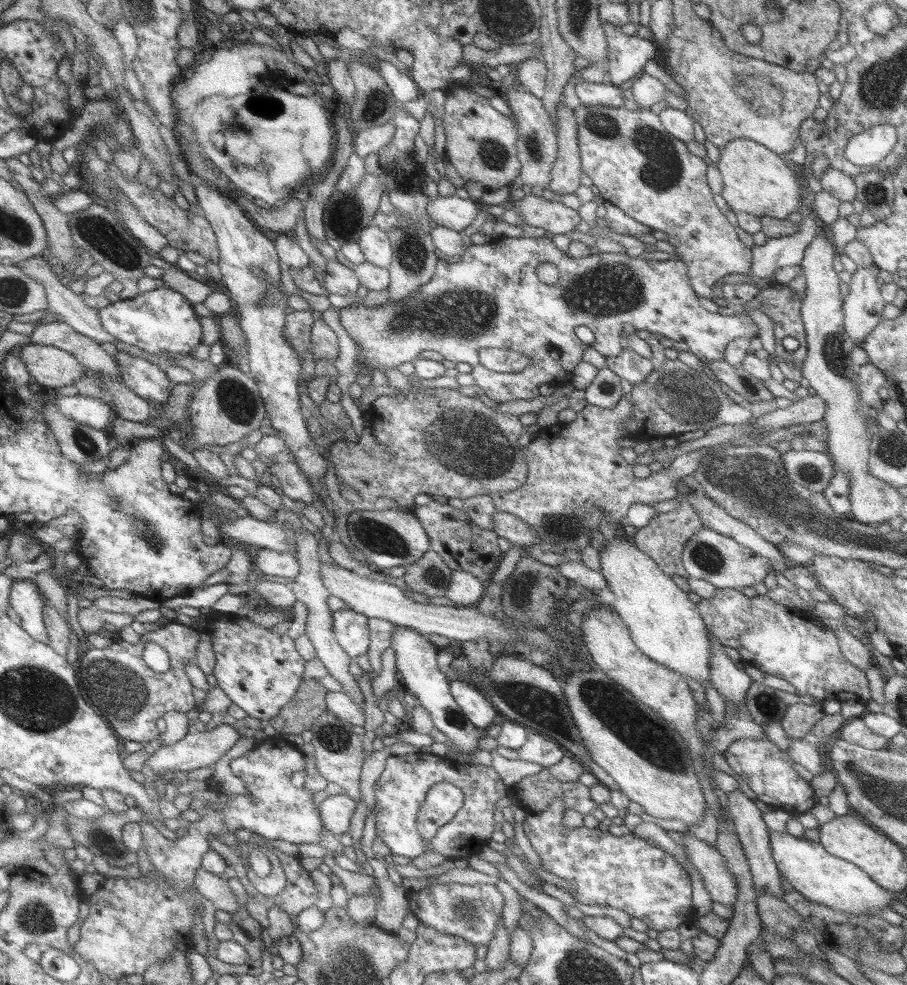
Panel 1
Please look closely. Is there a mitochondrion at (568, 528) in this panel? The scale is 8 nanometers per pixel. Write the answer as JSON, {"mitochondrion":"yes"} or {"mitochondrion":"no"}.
{"mitochondrion":"yes"}

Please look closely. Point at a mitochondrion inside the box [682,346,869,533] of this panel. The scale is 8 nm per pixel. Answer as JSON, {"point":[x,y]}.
{"point":[808,477]}

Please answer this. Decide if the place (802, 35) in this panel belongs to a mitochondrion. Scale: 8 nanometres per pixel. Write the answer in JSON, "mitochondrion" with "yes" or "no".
{"mitochondrion":"no"}

